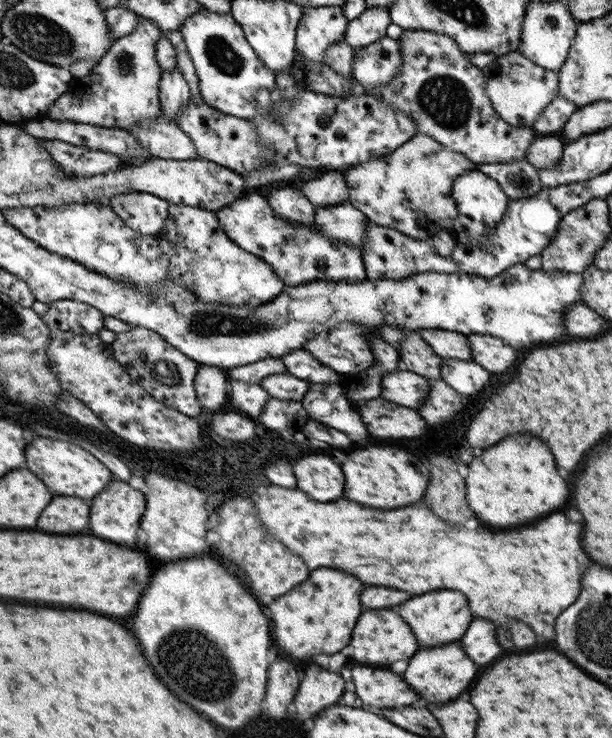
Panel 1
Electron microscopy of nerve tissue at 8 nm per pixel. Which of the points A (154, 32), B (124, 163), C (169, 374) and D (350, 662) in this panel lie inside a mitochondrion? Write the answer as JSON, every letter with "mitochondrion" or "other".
{"A":"other","B":"other","C":"mitochondrion","D":"other"}

